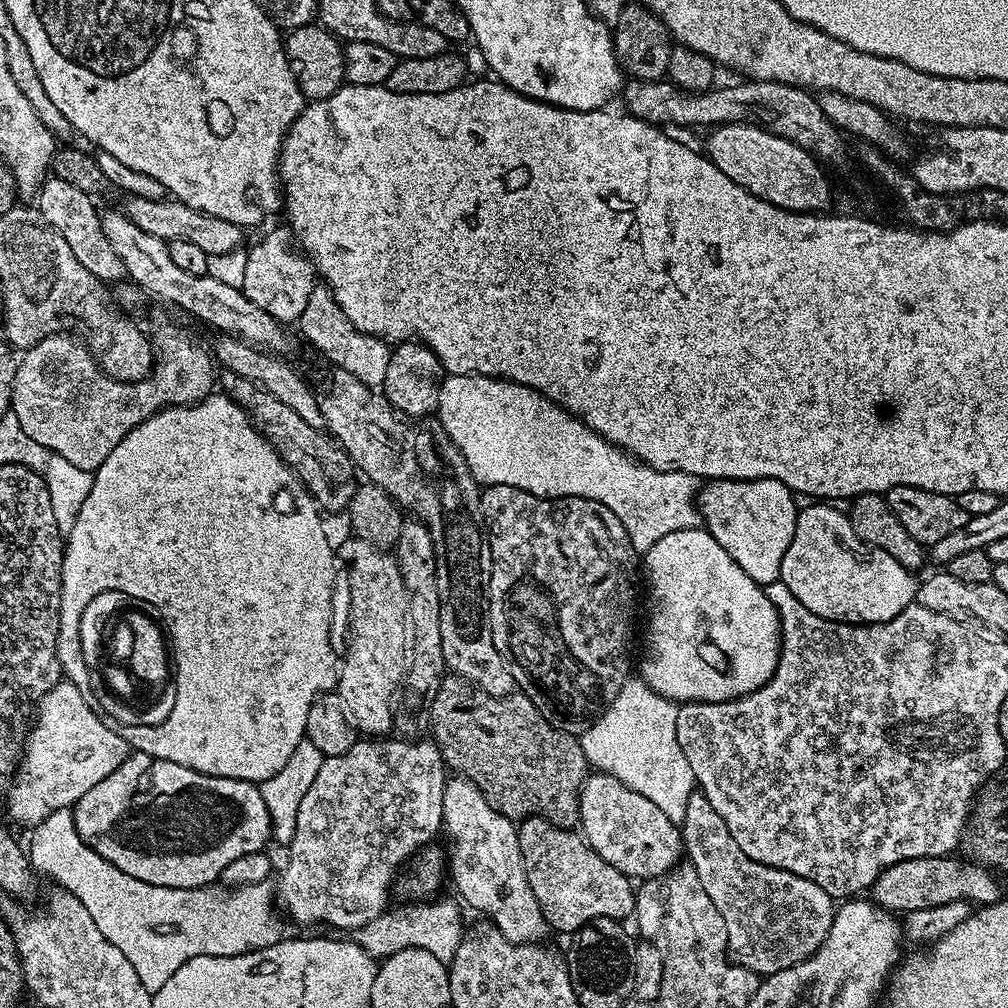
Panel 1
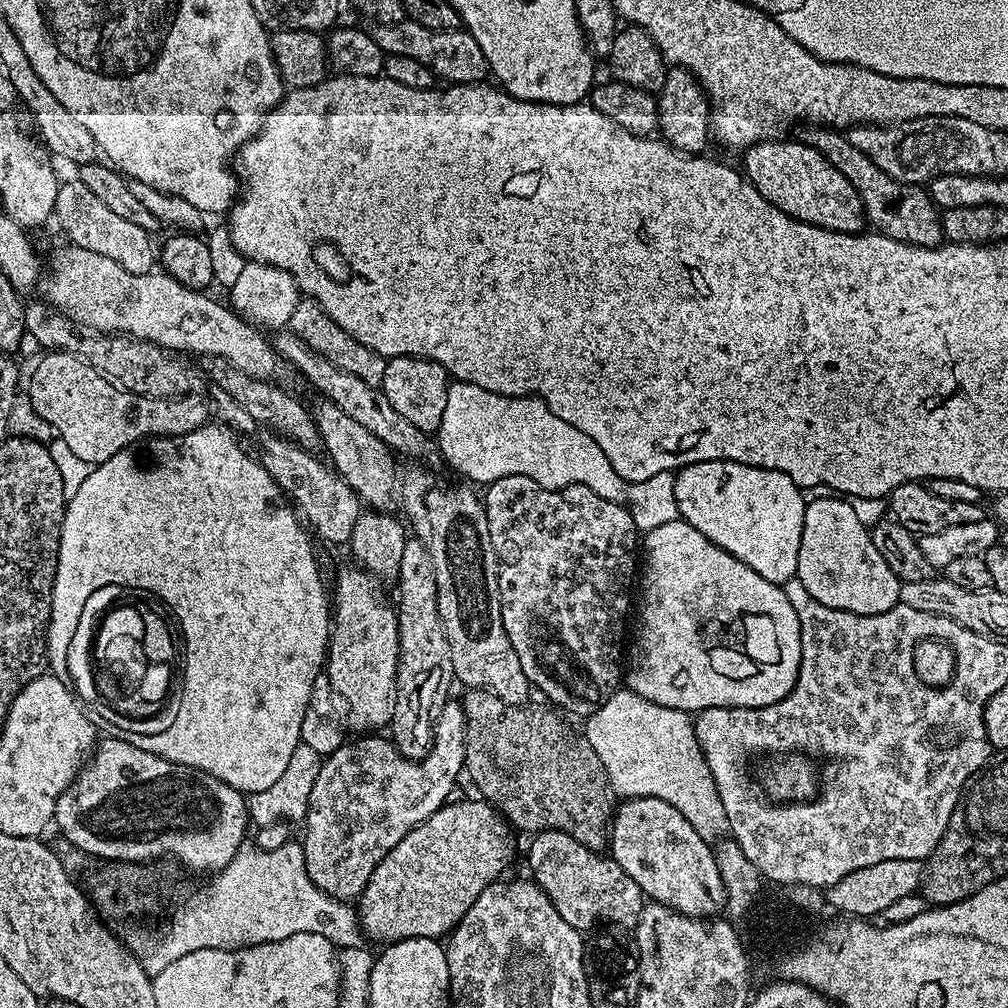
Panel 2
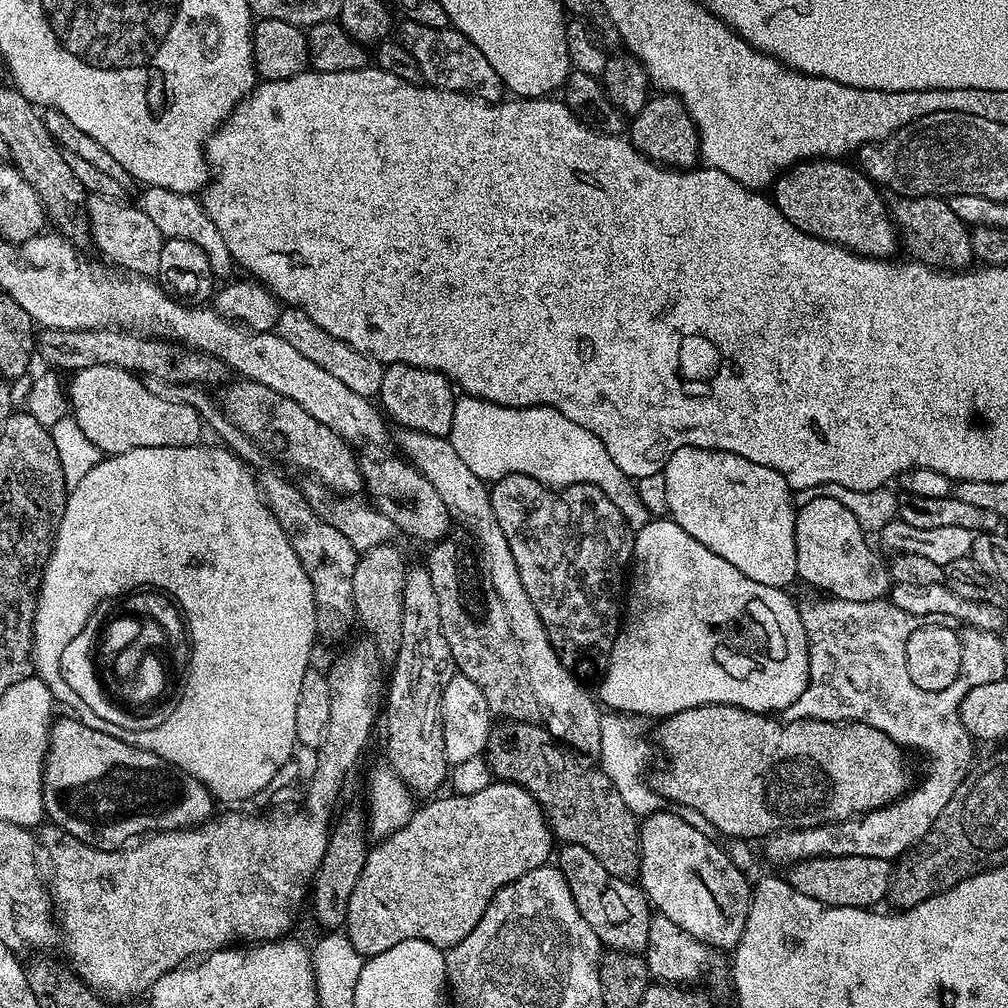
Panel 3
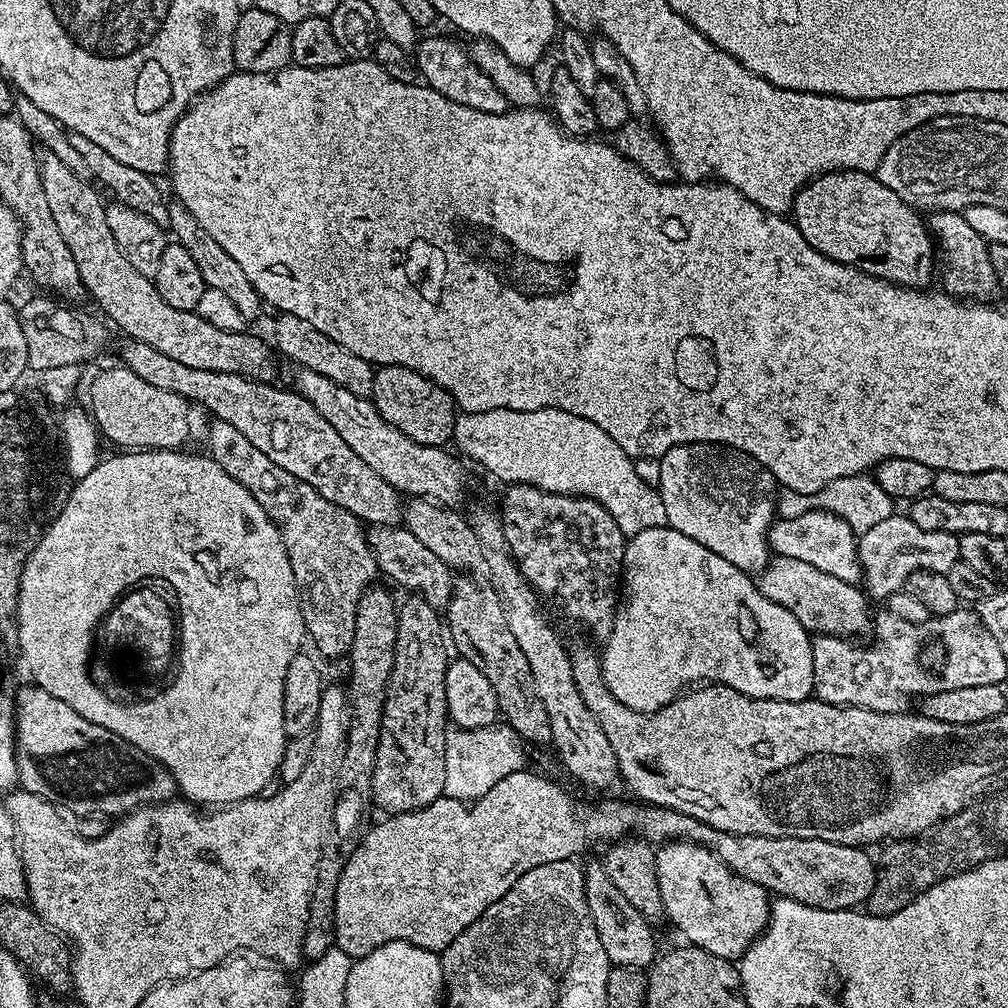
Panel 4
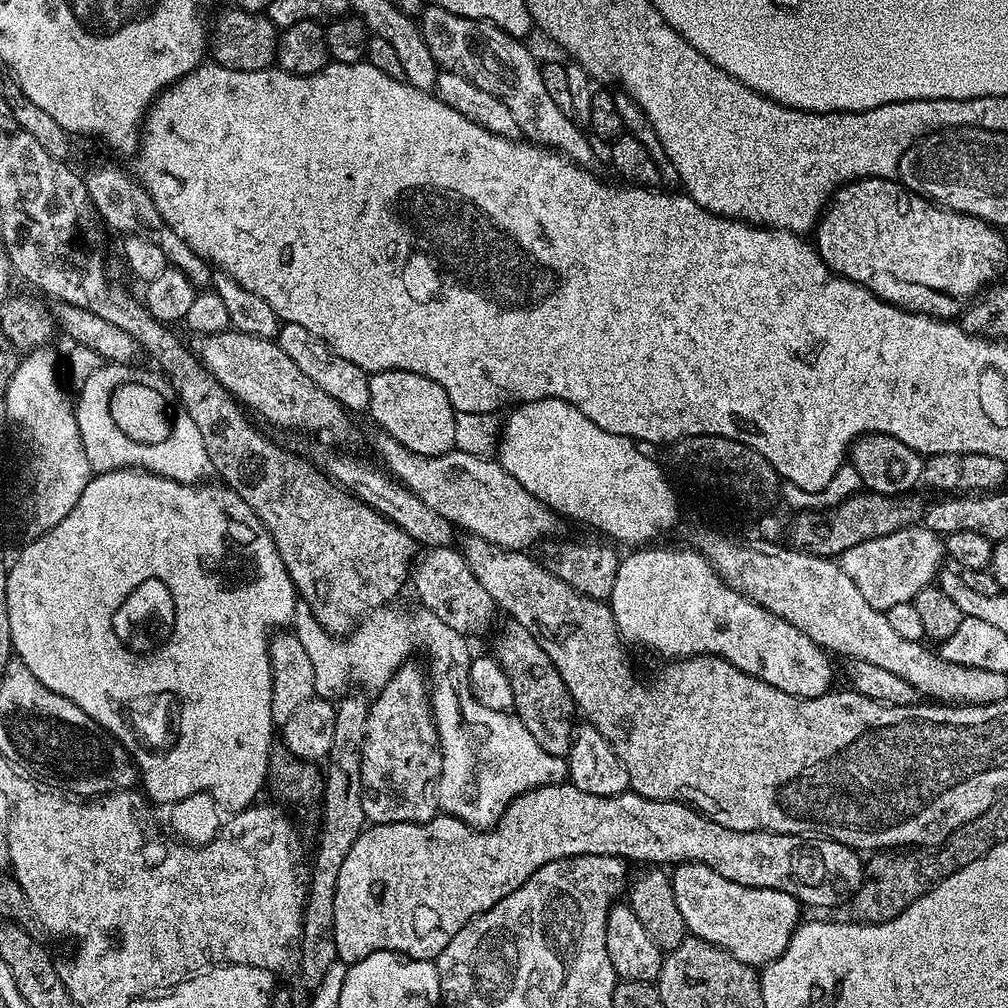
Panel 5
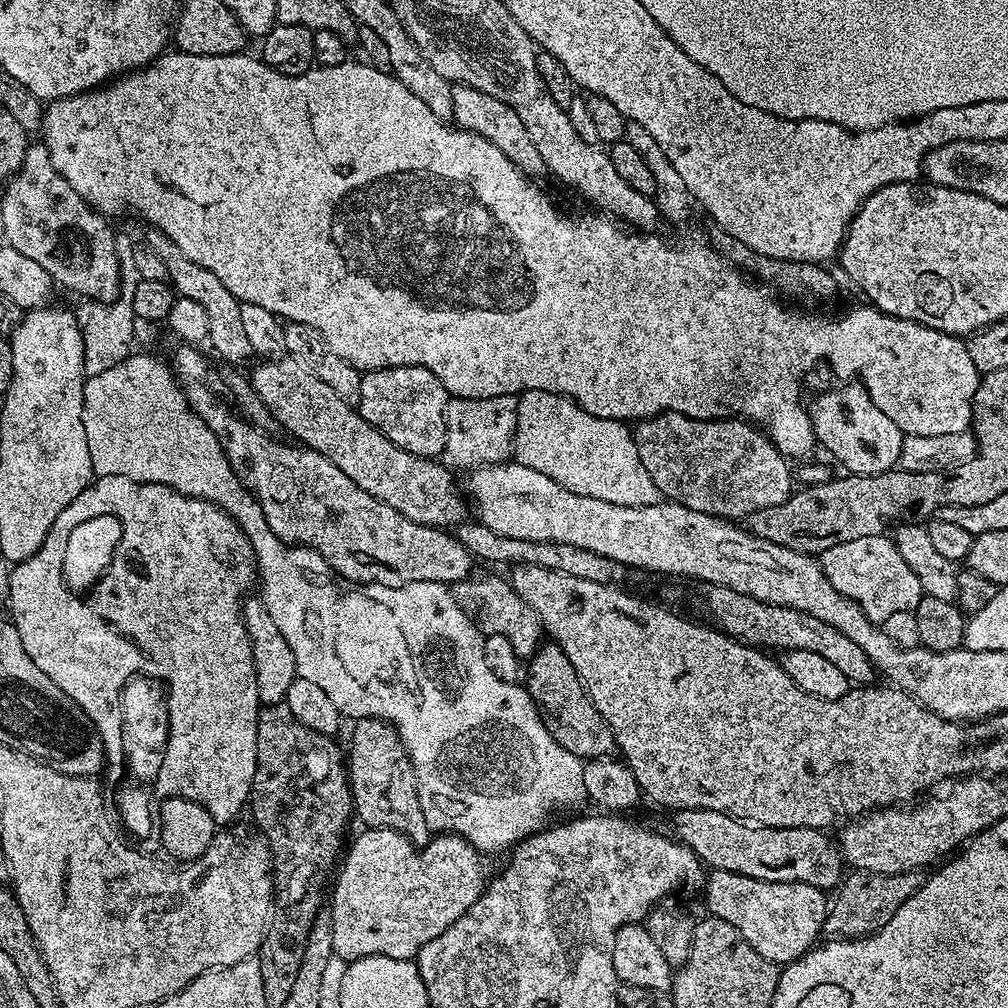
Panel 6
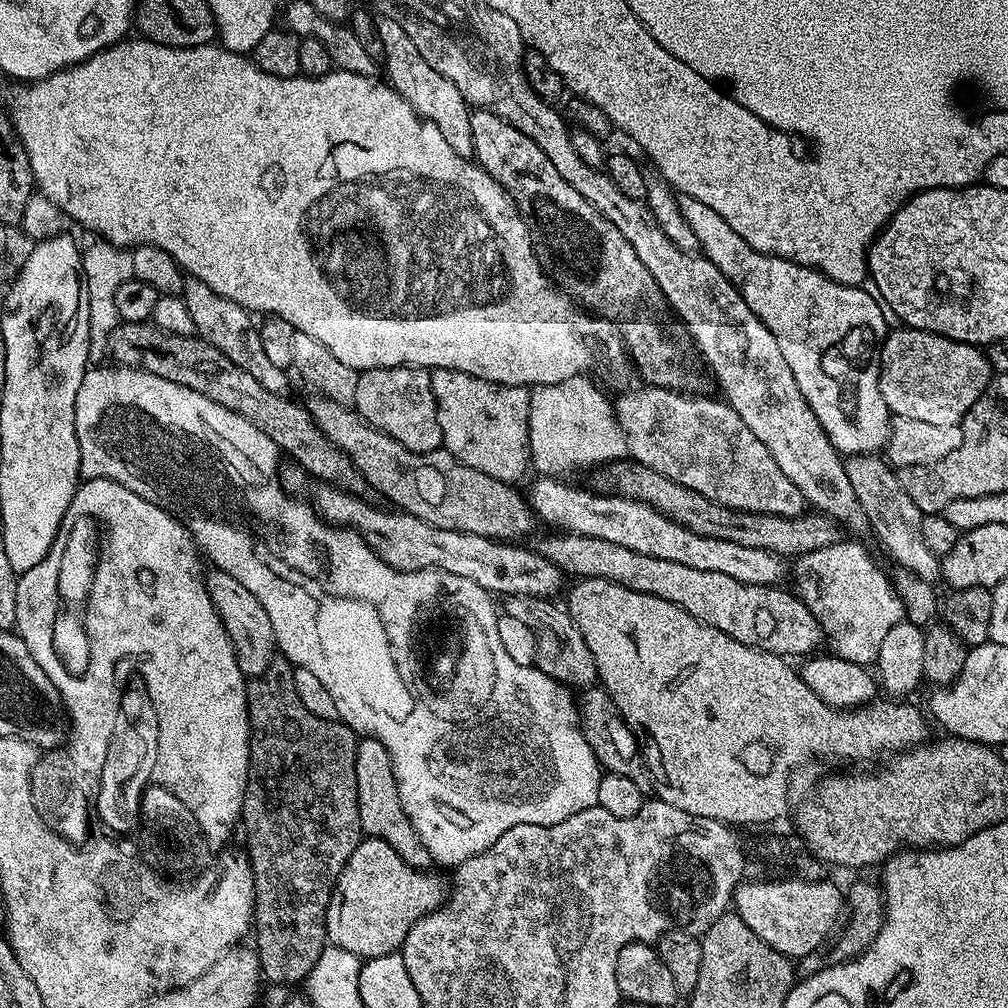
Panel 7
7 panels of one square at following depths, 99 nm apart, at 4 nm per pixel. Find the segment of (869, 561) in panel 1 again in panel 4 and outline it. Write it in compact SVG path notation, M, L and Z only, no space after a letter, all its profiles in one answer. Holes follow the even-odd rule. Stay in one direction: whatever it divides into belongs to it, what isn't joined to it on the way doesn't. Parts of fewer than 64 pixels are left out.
M826 511L810 512L789 520L777 518L768 531L768 544L776 556L798 558L798 562L806 562L833 578L842 578L842 582L855 585L859 585L862 580L857 543L858 536L852 532L847 522Z

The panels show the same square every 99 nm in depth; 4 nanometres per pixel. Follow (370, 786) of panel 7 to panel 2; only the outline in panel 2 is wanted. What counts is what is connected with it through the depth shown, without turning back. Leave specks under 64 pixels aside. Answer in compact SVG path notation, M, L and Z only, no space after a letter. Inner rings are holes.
M409 538L406 542L394 588L400 661L396 667L396 701L390 739L407 760L422 761L430 754L436 733L436 718L450 699L448 687L454 684L450 646L444 637L442 618L438 614L434 562L422 541Z

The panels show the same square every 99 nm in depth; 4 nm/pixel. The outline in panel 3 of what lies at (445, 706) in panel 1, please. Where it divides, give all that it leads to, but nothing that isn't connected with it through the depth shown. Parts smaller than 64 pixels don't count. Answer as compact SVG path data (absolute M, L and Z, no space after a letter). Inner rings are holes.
M504 722L493 727L488 737L486 759L491 768L493 777L497 781L522 786L532 797L538 801L548 819L548 826L557 841L586 846L610 874L623 880L632 880L640 871L640 830L637 813L631 812L622 802L622 794L606 778L604 771L598 766L590 765L579 755L573 754L569 749L553 740L548 729L540 722Z

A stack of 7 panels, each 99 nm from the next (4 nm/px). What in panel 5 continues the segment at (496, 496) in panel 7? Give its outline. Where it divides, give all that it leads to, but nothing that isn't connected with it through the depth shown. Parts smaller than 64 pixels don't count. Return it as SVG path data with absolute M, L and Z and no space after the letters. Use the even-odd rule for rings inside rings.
M235 330L197 335L193 340L190 347L203 362L204 369L245 409L256 411L272 424L301 428L336 444L344 444L351 438L353 417L322 386L306 378L276 340L254 338L254 334Z

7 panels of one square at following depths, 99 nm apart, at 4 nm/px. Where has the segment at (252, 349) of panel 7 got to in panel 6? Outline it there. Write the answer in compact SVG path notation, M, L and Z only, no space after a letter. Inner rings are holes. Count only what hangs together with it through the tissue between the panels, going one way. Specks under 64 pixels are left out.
M149 227L147 231L143 243L151 252L158 254L162 262L166 262L167 281L171 284L173 292L177 297L193 299L202 306L203 310L206 310L209 322L207 343L212 343L213 350L228 363L228 366L240 366L236 364L253 359L254 353L250 341L246 339L246 333L242 327L240 301L234 298L234 294L230 294L230 290L226 290L226 286L222 286L221 280L211 270L198 266L198 262L190 262L190 258L186 258L186 254L182 254L182 250L178 250L178 246L174 246L174 242L166 238L166 234L162 234L154 227Z

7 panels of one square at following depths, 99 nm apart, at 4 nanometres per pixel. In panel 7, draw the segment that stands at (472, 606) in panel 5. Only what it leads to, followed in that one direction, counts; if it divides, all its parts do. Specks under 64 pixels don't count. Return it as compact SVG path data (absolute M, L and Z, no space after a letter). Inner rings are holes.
M510 596L503 601L503 611L507 615L518 618L530 626L530 630L536 636L536 658L535 667L553 676L565 686L578 687L583 690L597 679L596 663L594 656L590 654L590 646L582 638L582 630L570 618L567 607L560 608L551 599L542 596Z

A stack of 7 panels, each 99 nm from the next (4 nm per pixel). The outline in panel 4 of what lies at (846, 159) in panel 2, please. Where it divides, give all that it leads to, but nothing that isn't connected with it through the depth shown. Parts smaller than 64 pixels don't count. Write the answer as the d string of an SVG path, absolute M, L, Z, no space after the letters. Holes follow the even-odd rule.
M961 211L934 212L929 215L928 229L936 239L938 250L942 252L941 289L949 295L965 302L989 303L995 301L1002 292L994 266L991 265L988 242L975 233L970 222Z

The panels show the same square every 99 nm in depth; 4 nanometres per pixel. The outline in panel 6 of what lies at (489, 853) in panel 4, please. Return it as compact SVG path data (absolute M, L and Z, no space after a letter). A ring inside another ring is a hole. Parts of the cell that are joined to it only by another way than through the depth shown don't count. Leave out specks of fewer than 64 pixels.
M681 808L673 816L676 816L672 820L675 839L685 844L701 864L717 872L733 872L766 882L802 882L825 890L835 889L842 879L839 847L833 841L831 844L819 828L762 828L705 808ZM365 827L363 831L353 844L351 841L347 845L330 888L334 953L345 962L367 956L412 960L426 942L454 926L478 902L490 876L484 869L485 857L473 844L451 834L433 835L427 844L417 846L394 830Z

